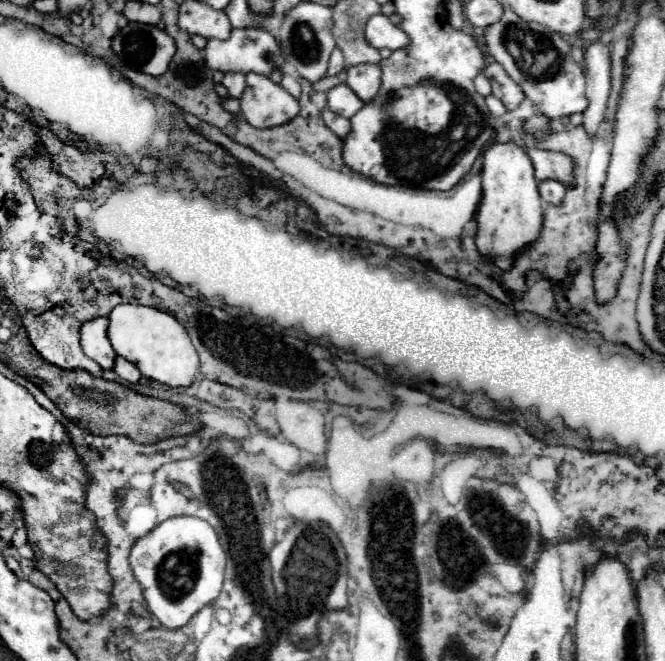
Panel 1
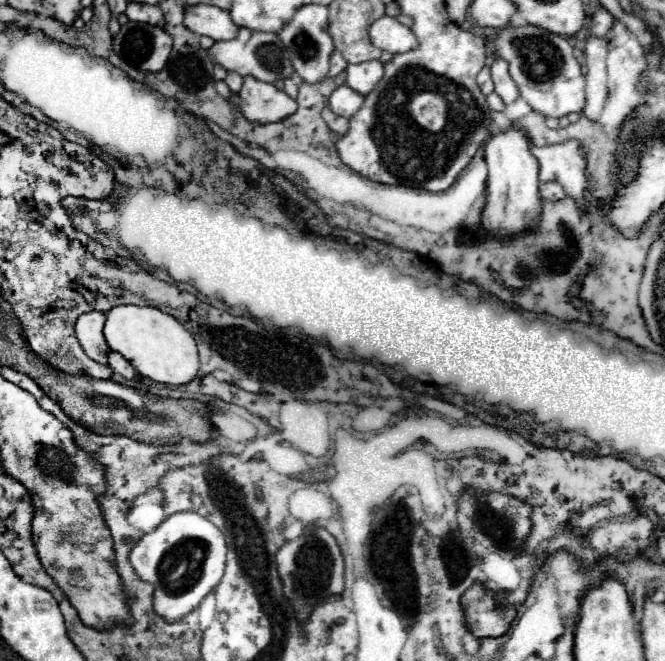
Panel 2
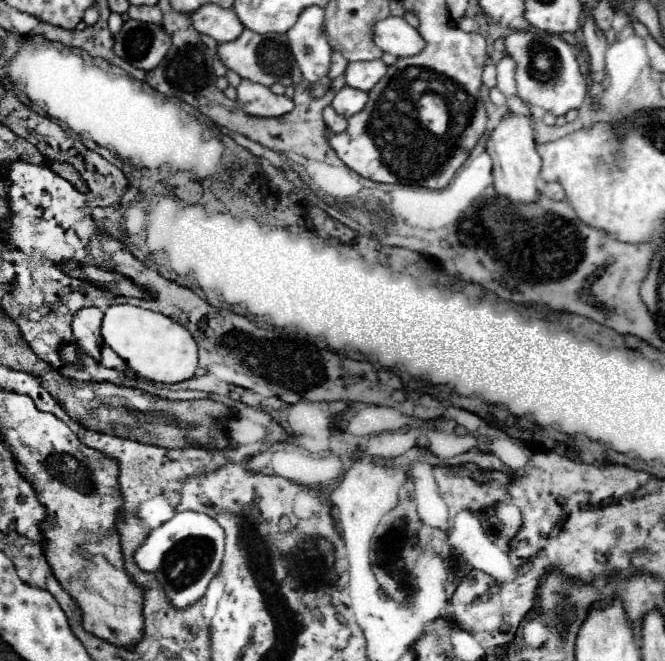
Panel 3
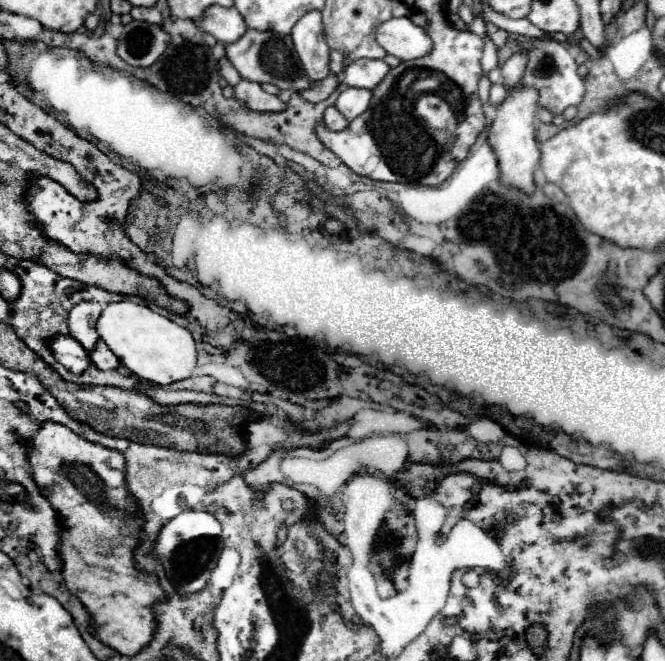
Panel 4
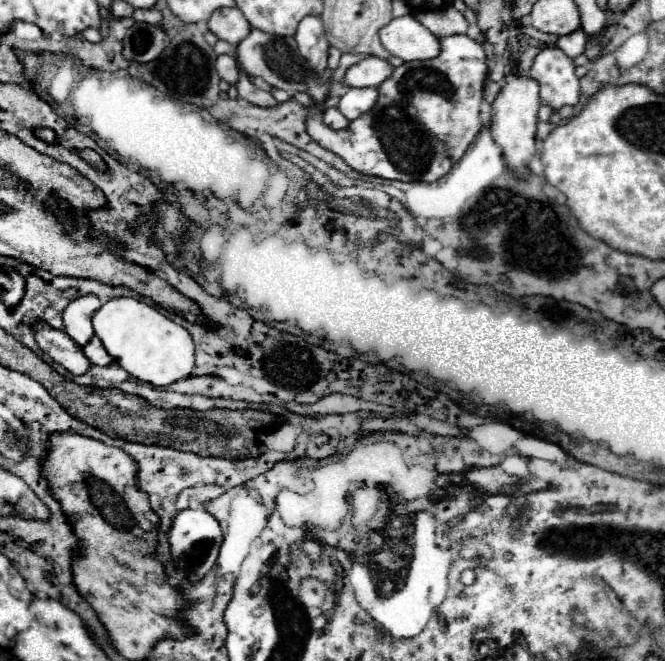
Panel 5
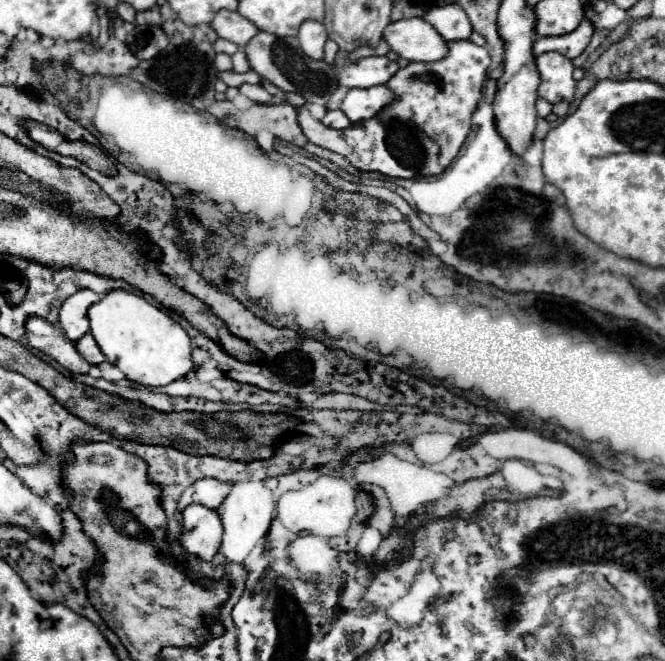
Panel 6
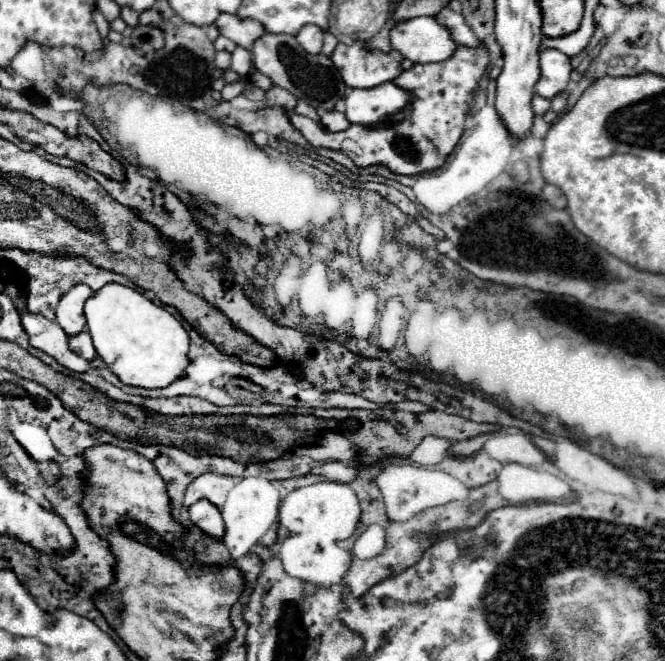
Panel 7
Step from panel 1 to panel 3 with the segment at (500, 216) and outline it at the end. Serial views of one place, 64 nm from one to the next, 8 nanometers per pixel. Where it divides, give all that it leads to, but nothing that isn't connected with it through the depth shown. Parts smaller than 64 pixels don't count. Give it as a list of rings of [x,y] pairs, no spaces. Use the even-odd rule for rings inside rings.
[[[506,114],[496,130],[488,136],[486,150],[492,158],[492,176],[494,176],[494,190],[496,196],[508,200],[508,206],[520,206],[520,202],[536,202],[538,188],[536,180],[540,174],[542,160],[536,154],[536,142],[534,132],[528,116],[516,116]]]

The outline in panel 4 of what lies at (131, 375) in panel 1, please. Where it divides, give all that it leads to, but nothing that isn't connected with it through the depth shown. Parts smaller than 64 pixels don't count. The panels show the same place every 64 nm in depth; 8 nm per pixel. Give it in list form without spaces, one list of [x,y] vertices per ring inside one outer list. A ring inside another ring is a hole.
[[[98,340],[96,350],[90,352],[90,360],[100,368],[100,370],[116,370],[120,366],[120,360],[116,358],[116,354],[112,354],[112,350],[108,350],[108,346],[104,346],[102,340]]]

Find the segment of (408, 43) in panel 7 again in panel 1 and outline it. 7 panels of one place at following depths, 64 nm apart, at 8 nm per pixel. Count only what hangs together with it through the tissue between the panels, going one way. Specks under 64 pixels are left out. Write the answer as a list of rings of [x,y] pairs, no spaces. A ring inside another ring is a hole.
[[[374,14],[372,18],[368,18],[364,26],[364,36],[366,42],[374,48],[398,50],[408,44],[408,36],[398,26],[394,26],[384,14]]]

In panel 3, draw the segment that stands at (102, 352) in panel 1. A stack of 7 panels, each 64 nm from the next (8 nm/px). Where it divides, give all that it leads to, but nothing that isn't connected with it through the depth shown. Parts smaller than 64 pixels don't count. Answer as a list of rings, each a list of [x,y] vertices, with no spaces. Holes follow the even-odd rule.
[[[82,308],[74,314],[72,320],[72,332],[80,348],[90,354],[94,360],[100,360],[100,346],[104,344],[104,338],[100,334],[100,322],[104,314],[98,308]]]

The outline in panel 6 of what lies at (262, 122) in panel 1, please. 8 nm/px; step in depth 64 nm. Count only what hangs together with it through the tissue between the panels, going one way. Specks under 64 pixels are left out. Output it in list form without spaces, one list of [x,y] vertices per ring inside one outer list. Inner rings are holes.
[[[242,84],[240,88],[240,94],[244,94],[246,98],[254,100],[256,104],[272,104],[274,102],[274,96],[268,94],[262,86],[252,86],[252,84]]]

